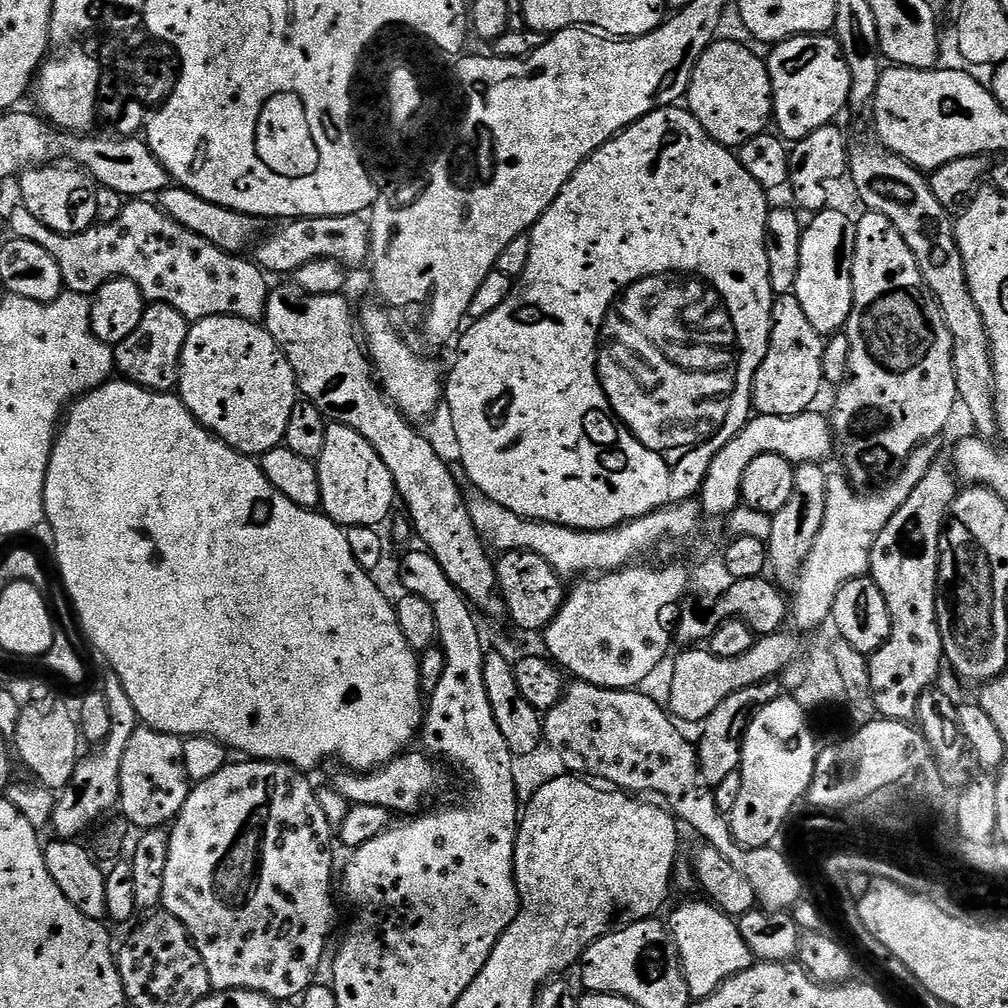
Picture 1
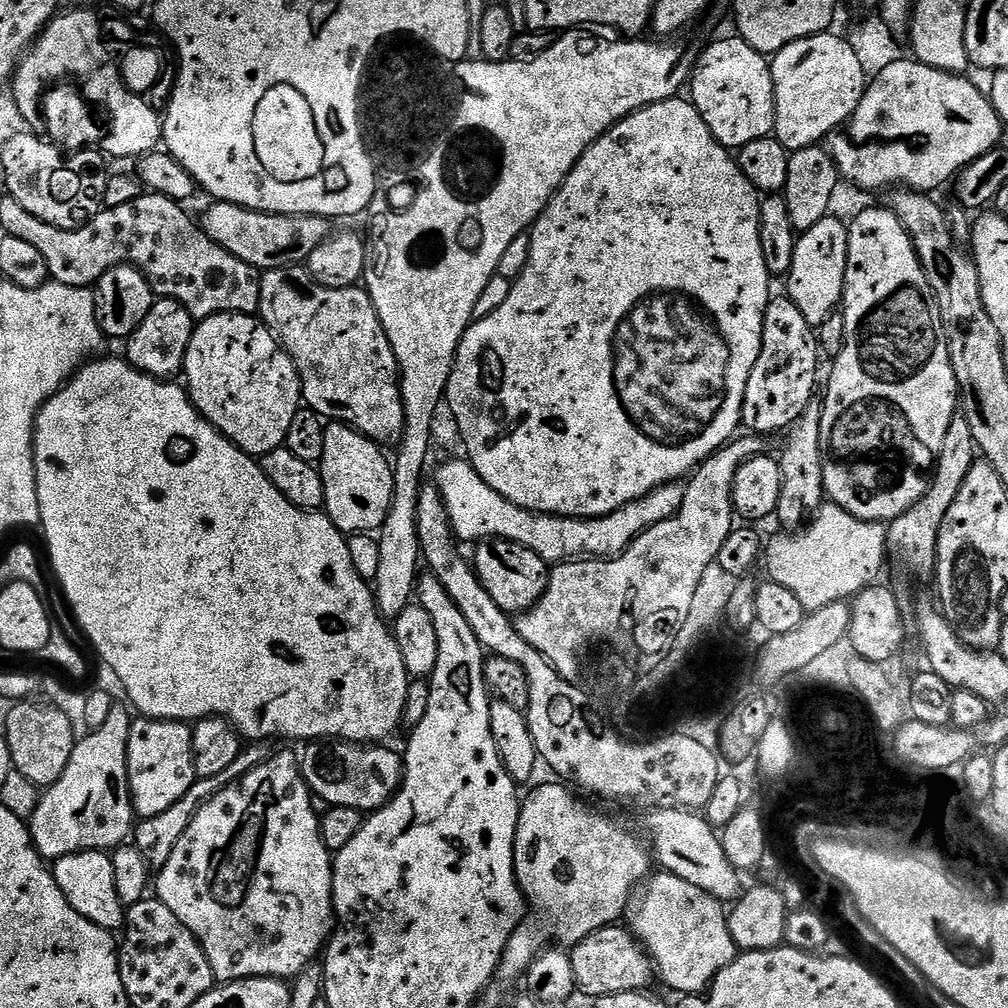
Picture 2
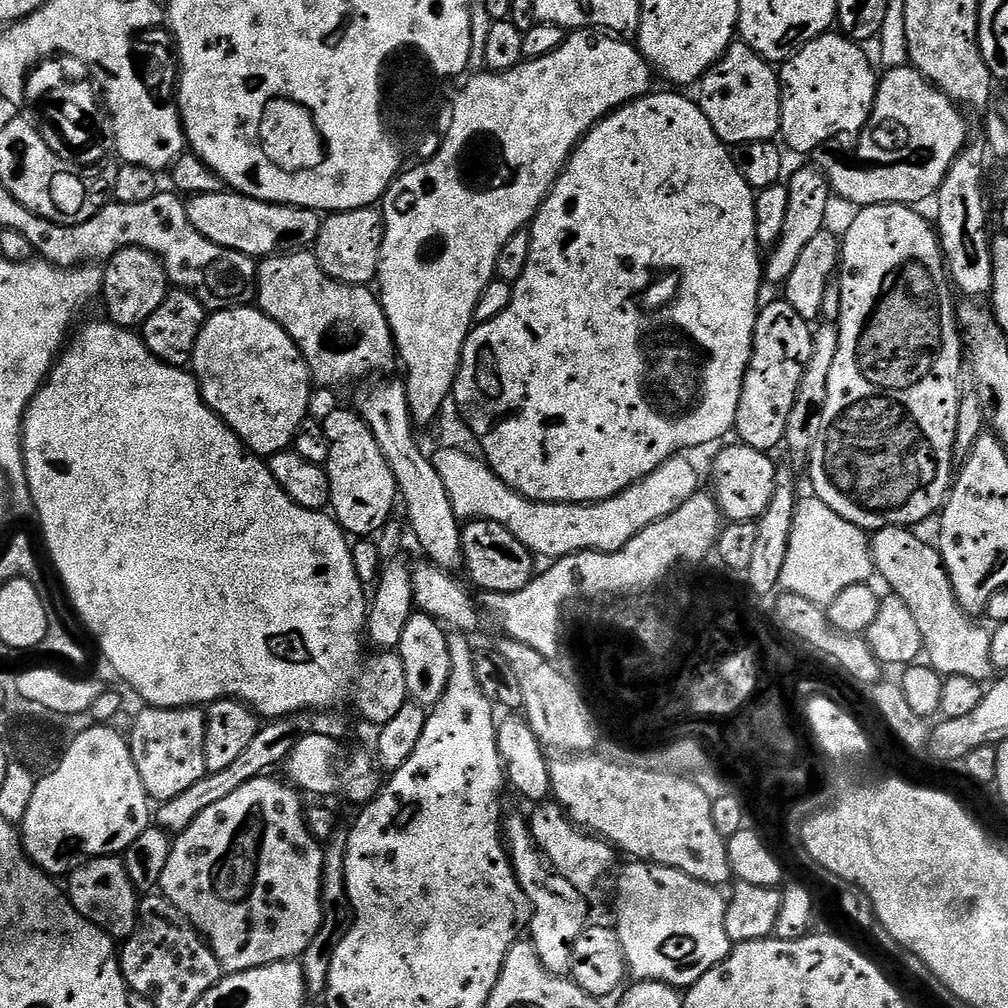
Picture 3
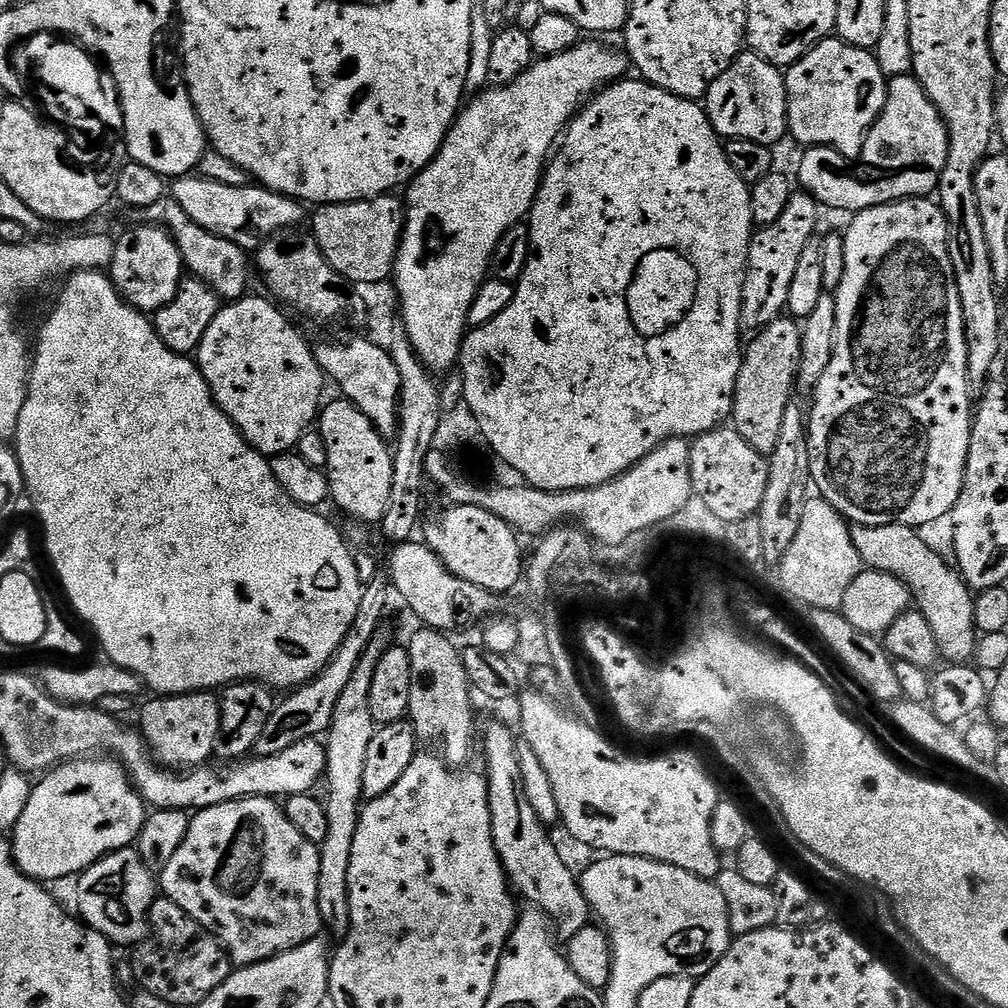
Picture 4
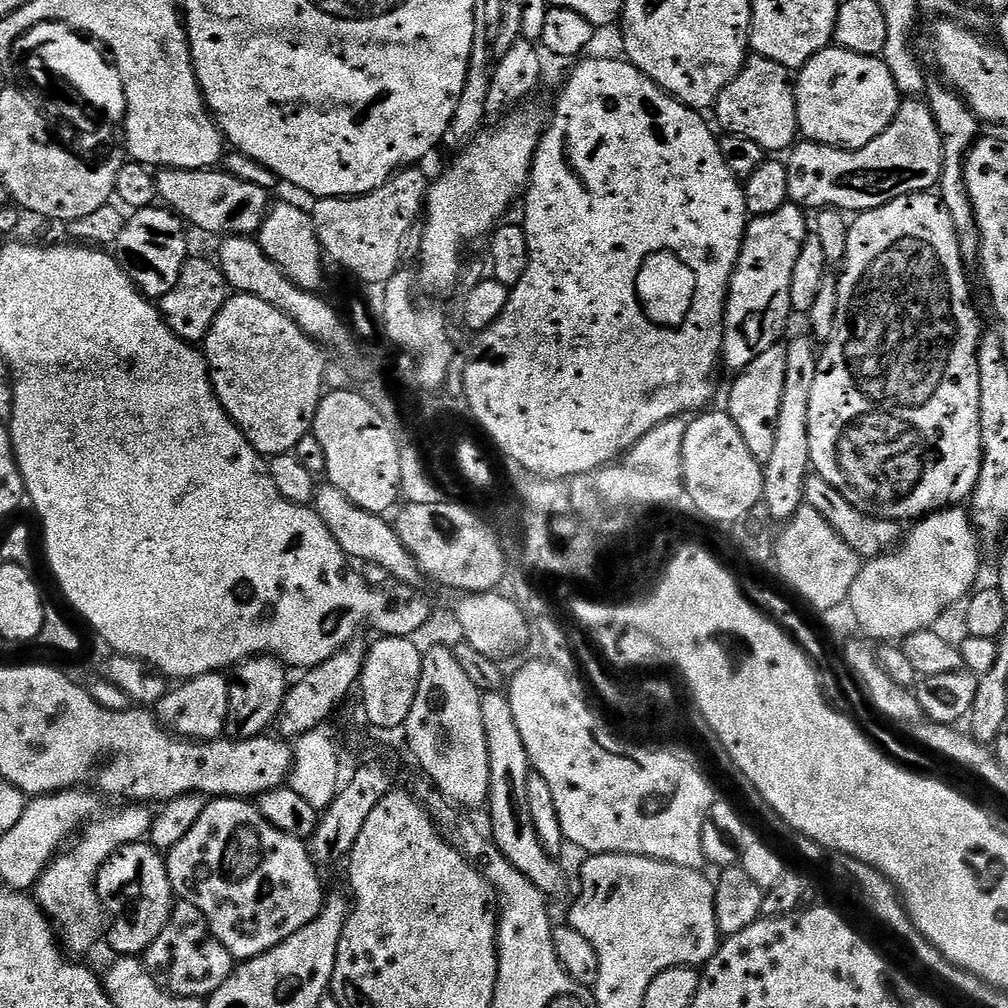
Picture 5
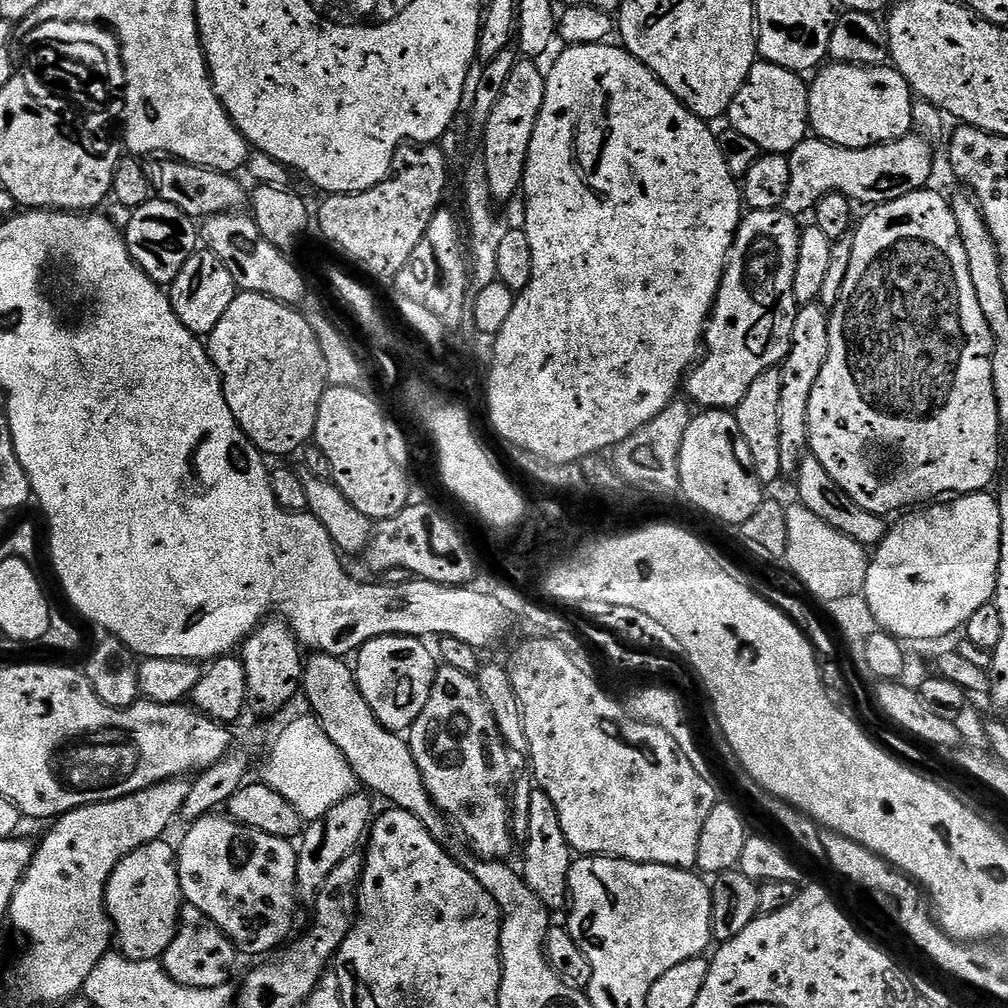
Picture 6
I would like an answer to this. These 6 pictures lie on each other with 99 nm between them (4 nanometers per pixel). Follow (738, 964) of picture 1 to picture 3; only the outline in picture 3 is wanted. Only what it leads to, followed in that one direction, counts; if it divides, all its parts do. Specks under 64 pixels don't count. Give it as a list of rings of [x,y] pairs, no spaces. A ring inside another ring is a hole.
[[[628,862],[616,880],[616,921],[624,962],[633,981],[657,980],[687,990],[733,950],[726,934],[728,901],[719,887],[703,884],[663,864]]]

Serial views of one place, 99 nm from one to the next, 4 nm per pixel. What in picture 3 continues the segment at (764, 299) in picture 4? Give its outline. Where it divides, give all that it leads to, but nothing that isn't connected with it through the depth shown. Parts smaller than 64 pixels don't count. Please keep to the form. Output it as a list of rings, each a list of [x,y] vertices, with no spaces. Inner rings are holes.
[[[815,166],[800,168],[792,177],[787,177],[786,183],[790,194],[790,206],[786,209],[786,223],[782,226],[780,241],[767,253],[766,263],[762,268],[762,276],[776,286],[783,285],[790,278],[790,273],[798,262],[798,254],[806,250],[806,246],[814,238],[814,234],[825,231],[824,215],[828,212],[828,196],[830,189],[828,179]]]

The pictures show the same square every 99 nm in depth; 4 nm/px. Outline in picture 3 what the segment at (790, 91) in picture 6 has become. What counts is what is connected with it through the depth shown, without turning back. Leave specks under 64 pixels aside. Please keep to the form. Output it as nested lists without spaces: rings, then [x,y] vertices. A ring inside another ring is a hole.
[[[733,42],[723,58],[698,81],[698,103],[718,138],[729,146],[777,139],[780,131],[780,77],[749,44]]]

